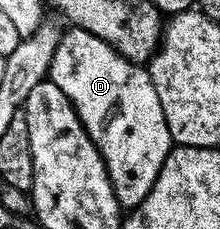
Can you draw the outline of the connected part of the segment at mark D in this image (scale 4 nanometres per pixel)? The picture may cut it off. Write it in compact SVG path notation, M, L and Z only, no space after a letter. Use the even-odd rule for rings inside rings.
M70 27L61 34L48 79L68 95L80 123L100 151L119 206L129 211L144 203L172 148L164 107L152 87L149 68L122 57L104 39Z

